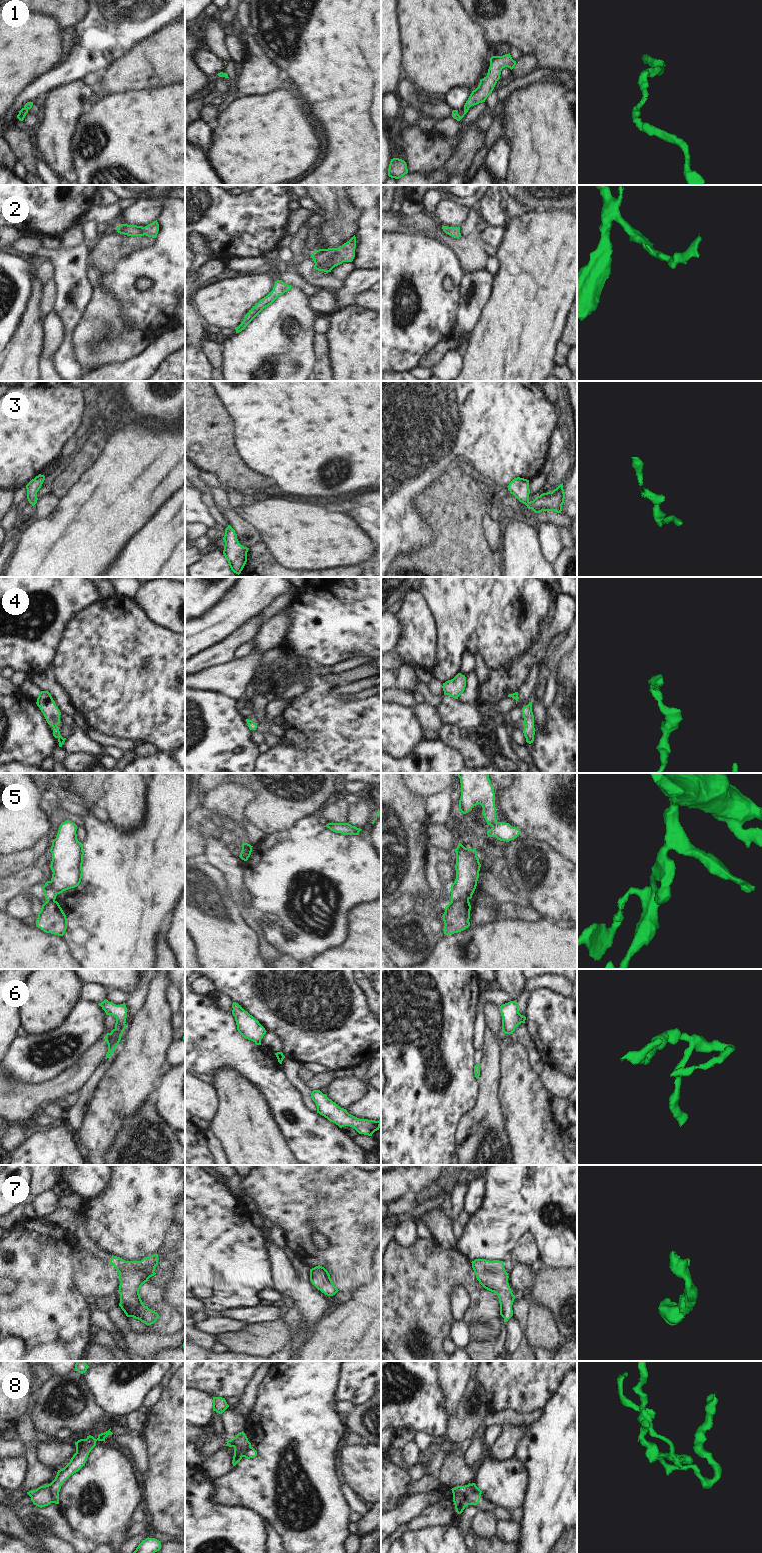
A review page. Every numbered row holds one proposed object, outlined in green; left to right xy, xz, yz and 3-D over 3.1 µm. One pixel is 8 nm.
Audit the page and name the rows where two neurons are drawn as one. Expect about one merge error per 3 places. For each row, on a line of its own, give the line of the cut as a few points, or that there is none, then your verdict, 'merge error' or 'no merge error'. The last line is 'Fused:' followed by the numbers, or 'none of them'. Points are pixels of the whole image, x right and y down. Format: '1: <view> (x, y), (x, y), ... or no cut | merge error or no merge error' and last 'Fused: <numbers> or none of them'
1: no cut | no merge error
2: no cut | no merge error
3: no cut | no merge error
4: no cut | no merge error
5: yz (468, 898), (451, 901) | merge error
6: no cut | no merge error
7: no cut | no merge error
8: xy (47, 1485), (53, 1502) | merge error
Fused: 5, 8

